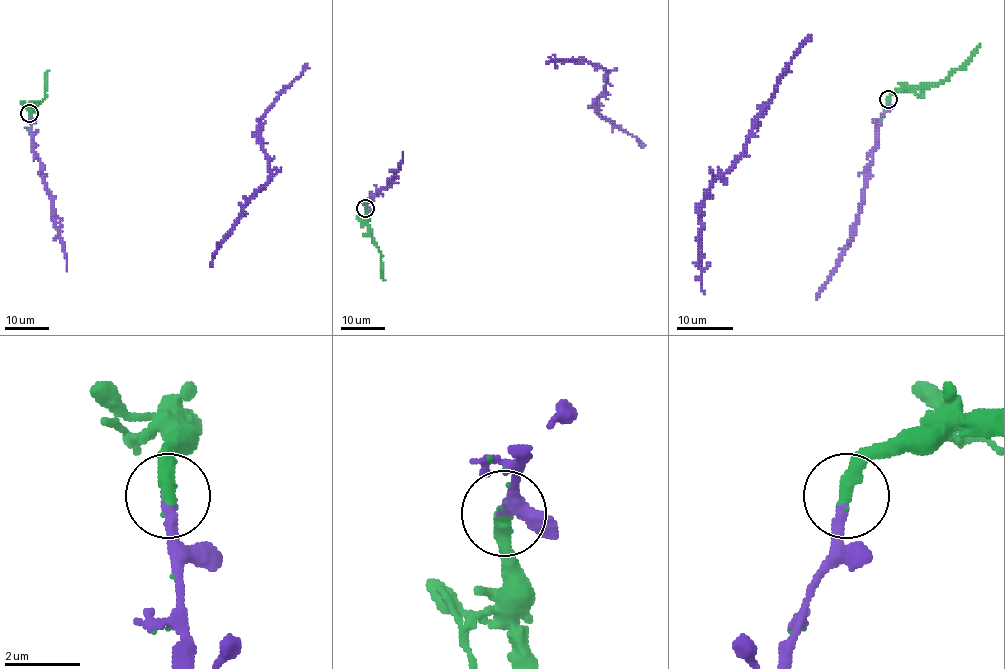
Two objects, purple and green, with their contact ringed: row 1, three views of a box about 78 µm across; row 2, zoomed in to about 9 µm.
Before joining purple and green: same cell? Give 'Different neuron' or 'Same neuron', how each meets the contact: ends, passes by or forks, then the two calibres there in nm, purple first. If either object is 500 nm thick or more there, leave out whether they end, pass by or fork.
Same neuron. At the ring purple ends. At the ring green ends. Thickness 260 nm (purple) against 440 nm

